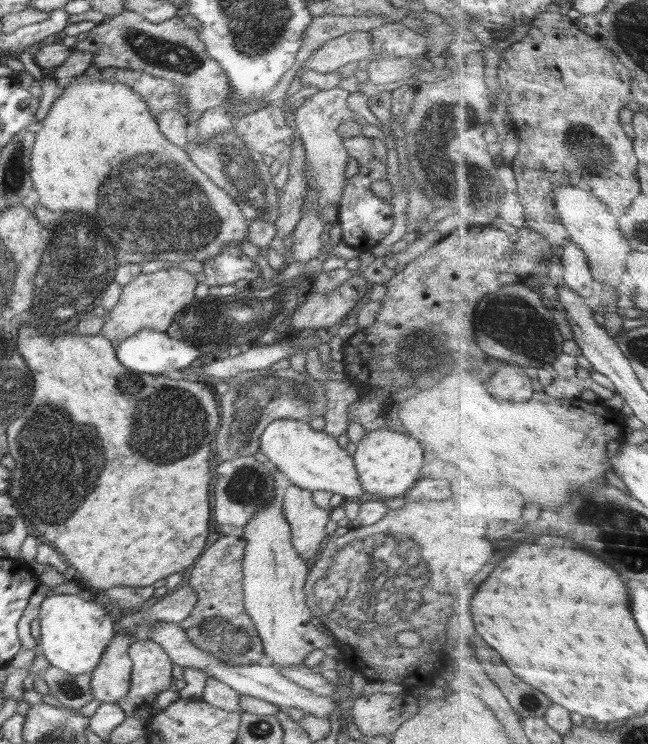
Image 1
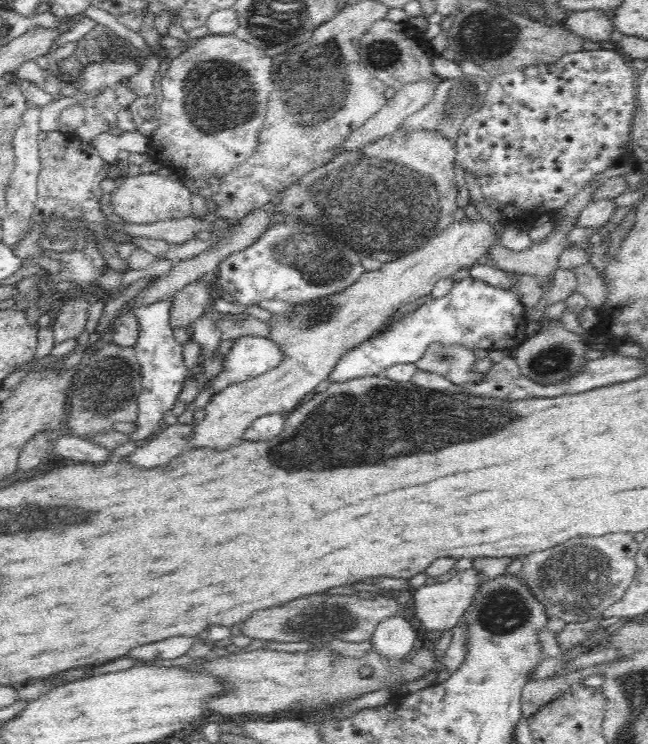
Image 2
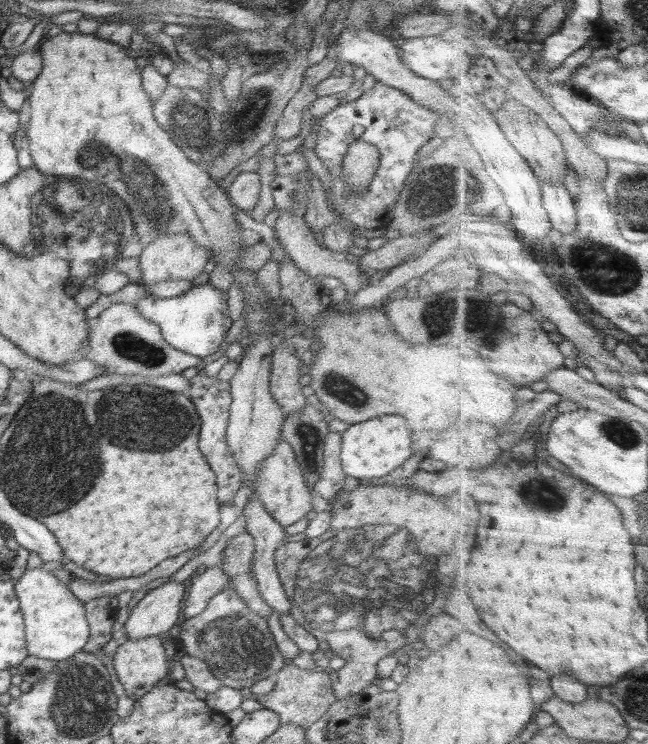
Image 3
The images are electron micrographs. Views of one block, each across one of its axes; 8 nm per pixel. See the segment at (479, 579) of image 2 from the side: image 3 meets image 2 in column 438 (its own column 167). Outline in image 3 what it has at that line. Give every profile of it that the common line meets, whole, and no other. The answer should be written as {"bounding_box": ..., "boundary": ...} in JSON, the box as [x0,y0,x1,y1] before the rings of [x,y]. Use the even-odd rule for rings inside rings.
{"bounding_box":[123,581,184,640],"boundary":[[[175,581],[150,589],[124,624],[123,640],[142,640],[172,630],[180,618],[184,591],[184,584]]]}

